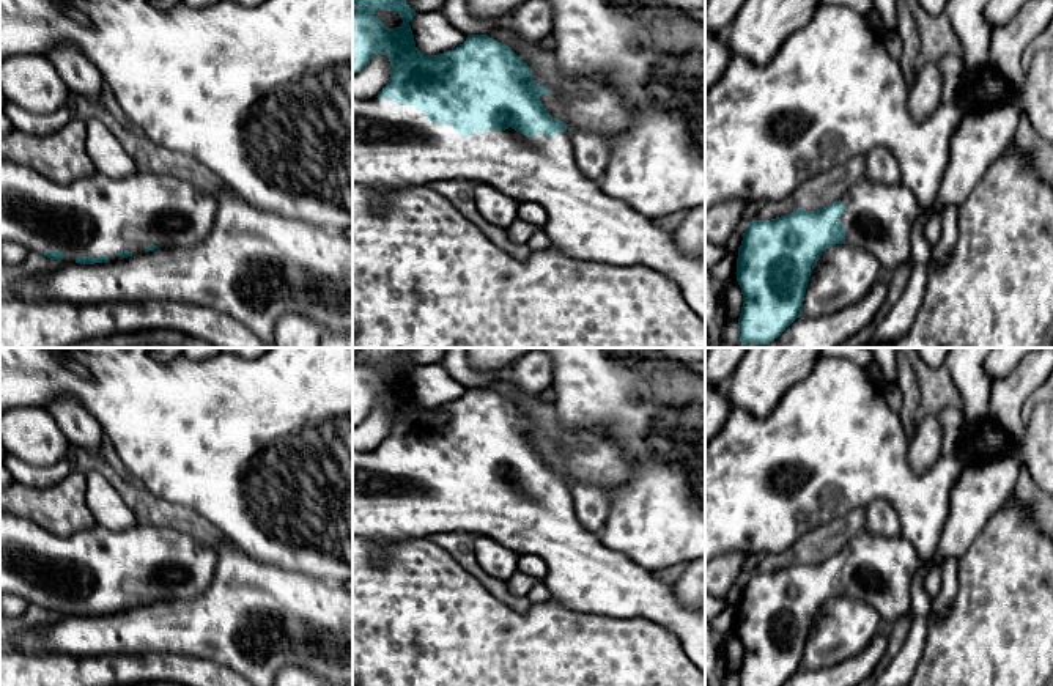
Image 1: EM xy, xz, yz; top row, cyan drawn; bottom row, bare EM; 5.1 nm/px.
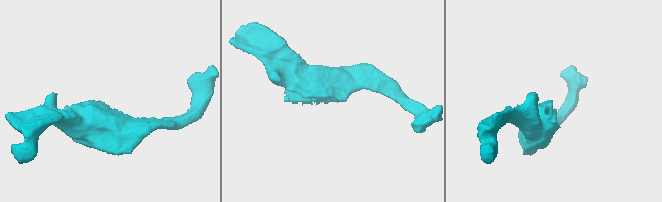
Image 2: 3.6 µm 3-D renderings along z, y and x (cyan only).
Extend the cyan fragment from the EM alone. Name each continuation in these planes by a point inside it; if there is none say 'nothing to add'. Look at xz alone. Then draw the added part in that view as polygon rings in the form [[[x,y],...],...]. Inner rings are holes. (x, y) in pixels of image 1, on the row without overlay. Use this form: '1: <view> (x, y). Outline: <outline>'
1: xz (394, 499). Outline: [[[353,448],[353,538],[395,543],[456,532],[488,537],[518,554],[541,557],[548,565],[543,582],[549,599],[571,610],[612,618],[641,617],[667,628],[680,640],[689,661],[705,673],[705,609],[686,607],[674,593],[672,584],[603,546],[598,533],[586,530],[575,516],[567,485],[526,489],[508,480],[461,489],[452,477],[433,477],[414,458]]]

